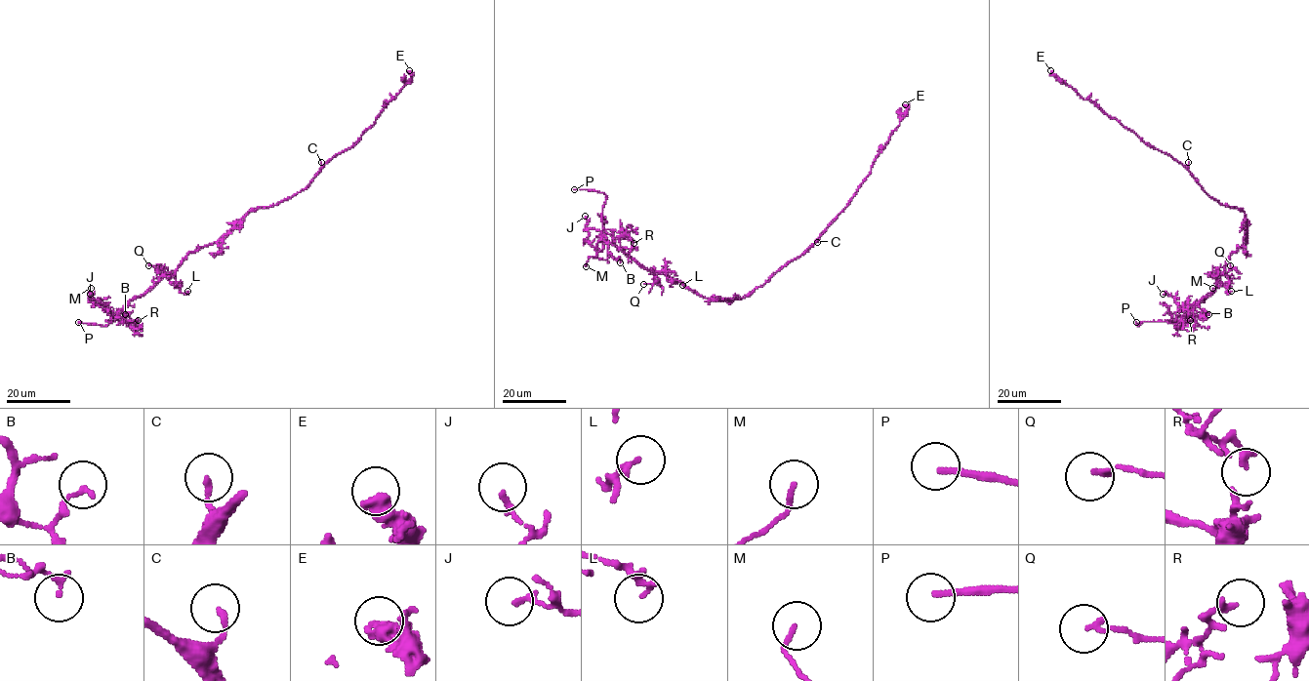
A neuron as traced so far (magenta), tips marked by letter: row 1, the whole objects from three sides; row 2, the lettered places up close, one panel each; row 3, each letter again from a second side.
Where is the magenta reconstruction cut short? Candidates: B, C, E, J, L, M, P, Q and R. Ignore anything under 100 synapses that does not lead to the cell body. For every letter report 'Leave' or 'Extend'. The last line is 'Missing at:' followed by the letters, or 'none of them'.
B: Leave
C: Leave
E: Leave
J: Leave
L: Leave
M: Leave
P: Extend
Q: Leave
R: Leave
Missing at: P

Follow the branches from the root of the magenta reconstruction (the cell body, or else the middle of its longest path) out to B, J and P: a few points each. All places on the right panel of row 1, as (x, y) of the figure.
B: (1236, 208), (1245, 215), (1246, 242), (1227, 260), (1216, 288), (1189, 312), (1206, 318), (1208, 314)
J: (1236, 208), (1245, 215), (1246, 242), (1227, 260), (1216, 288), (1191, 311), (1183, 310), (1173, 297), (1163, 294)
P: (1236, 208), (1245, 215), (1246, 242), (1227, 260), (1216, 288), (1181, 321), (1146, 321), (1138, 326), (1136, 322)

